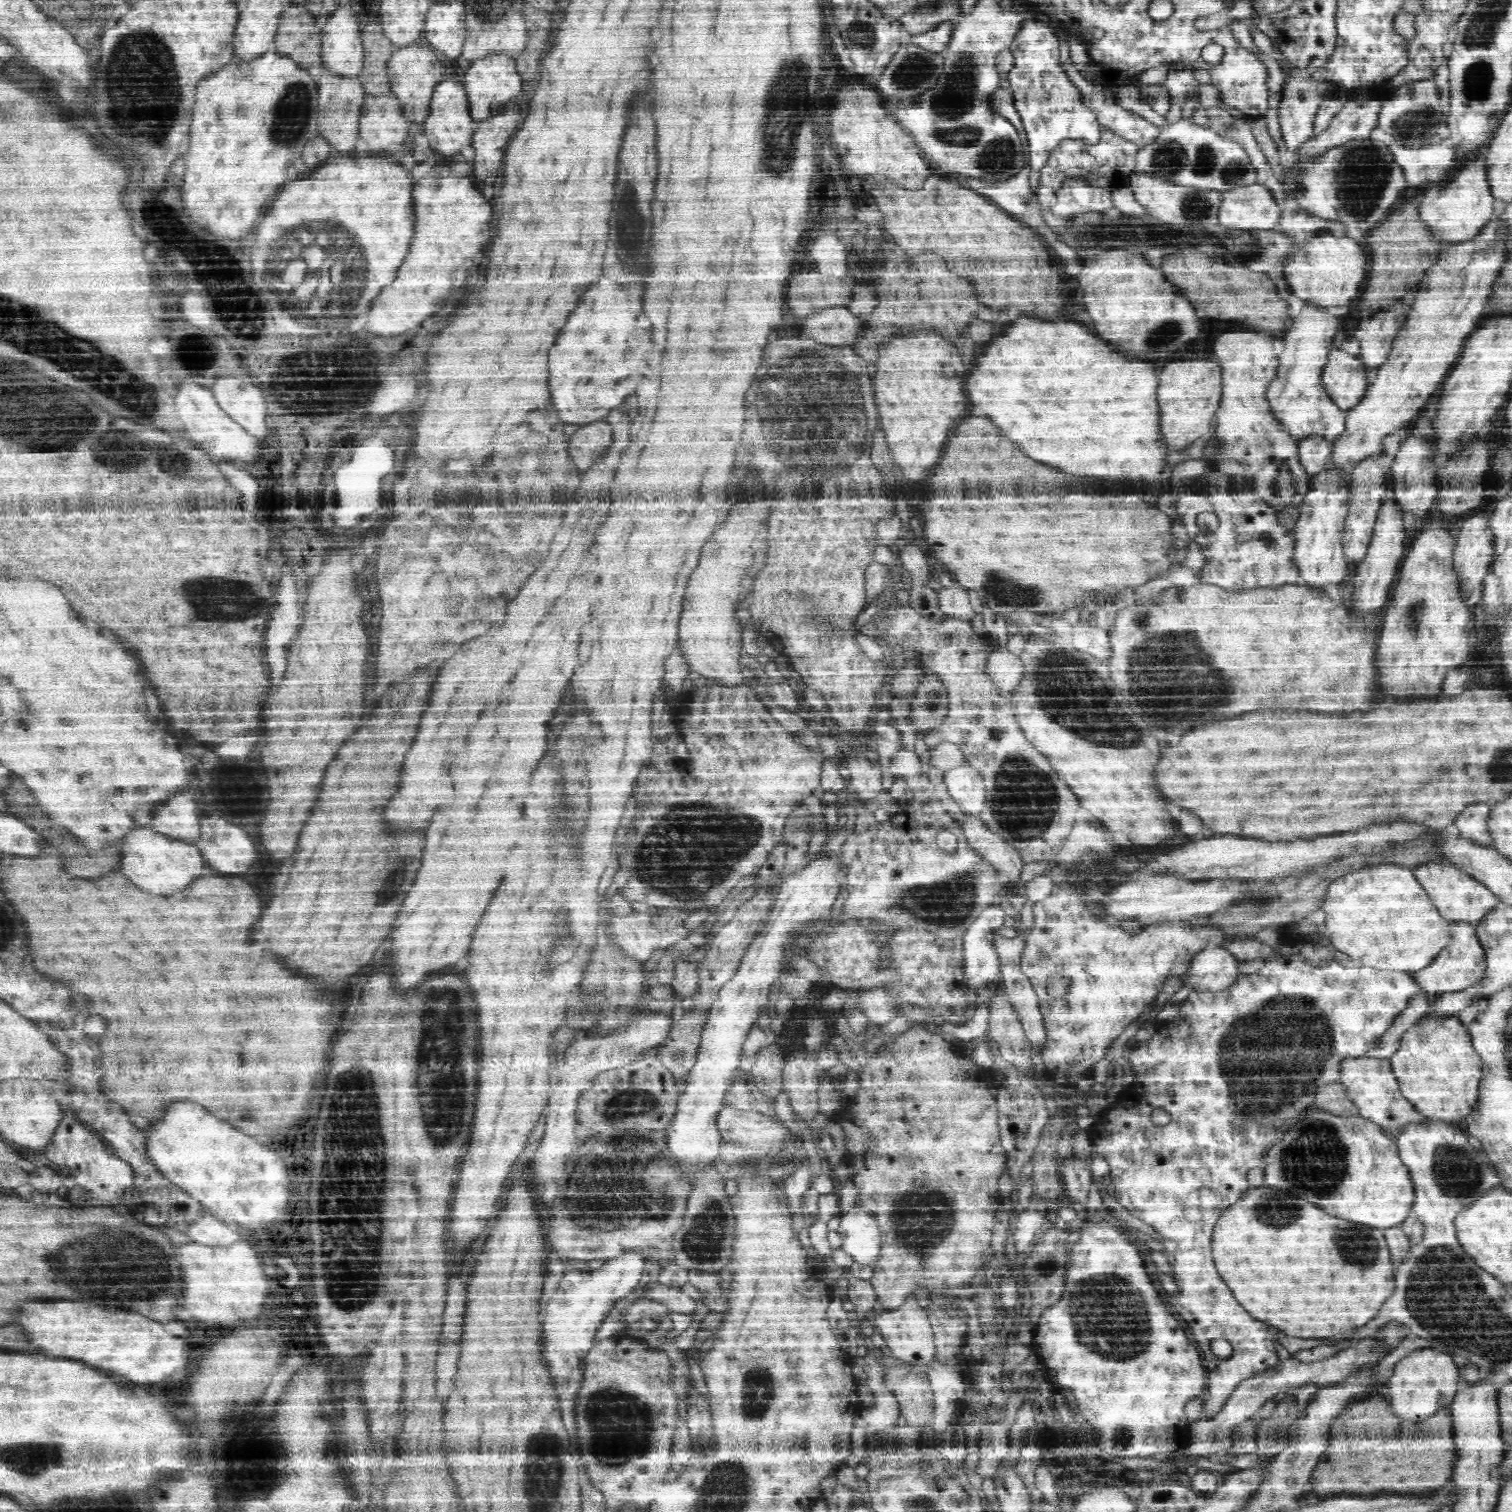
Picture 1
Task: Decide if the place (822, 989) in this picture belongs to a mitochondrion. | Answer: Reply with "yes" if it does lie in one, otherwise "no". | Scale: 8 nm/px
no

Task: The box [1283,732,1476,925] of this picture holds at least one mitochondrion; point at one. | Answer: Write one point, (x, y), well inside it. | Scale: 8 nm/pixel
(1446, 768)

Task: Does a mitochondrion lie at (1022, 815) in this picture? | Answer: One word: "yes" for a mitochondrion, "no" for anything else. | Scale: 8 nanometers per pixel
yes

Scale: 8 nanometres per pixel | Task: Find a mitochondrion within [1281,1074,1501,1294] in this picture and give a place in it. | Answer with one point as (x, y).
(1456, 1173)

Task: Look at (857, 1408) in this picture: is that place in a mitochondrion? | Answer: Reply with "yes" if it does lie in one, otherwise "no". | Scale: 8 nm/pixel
no

